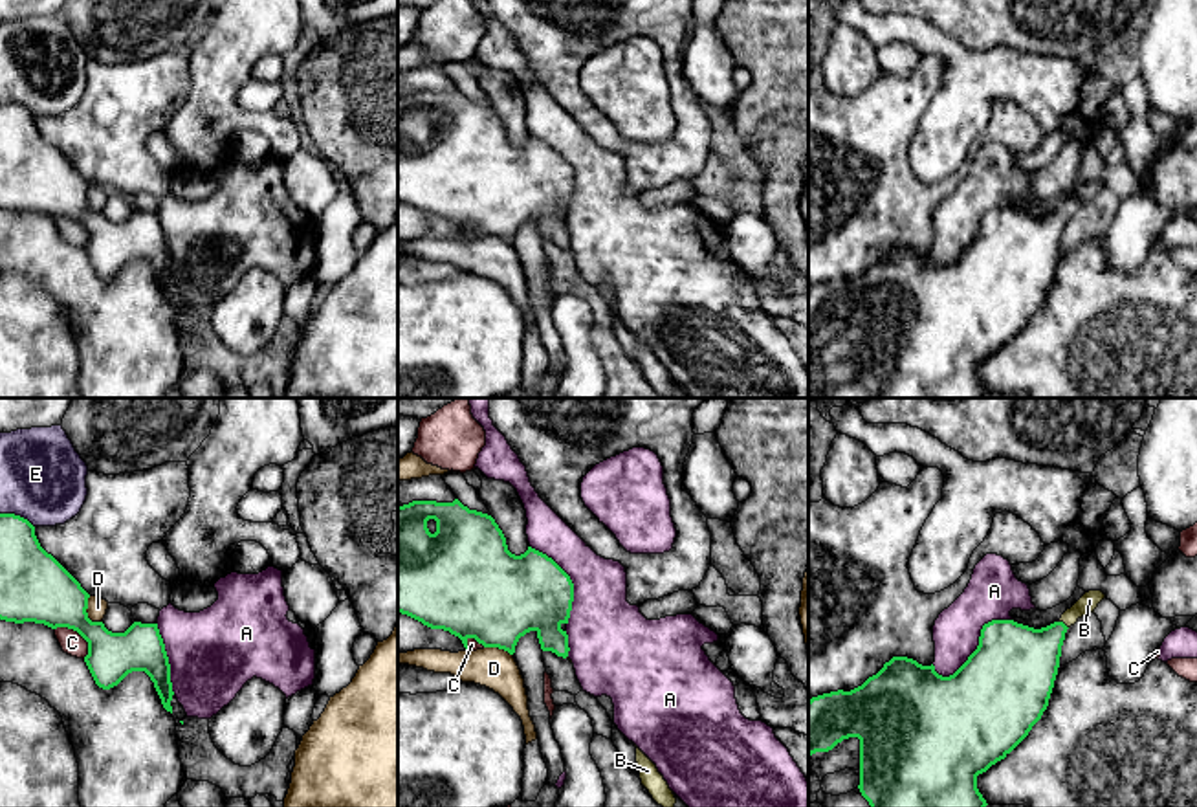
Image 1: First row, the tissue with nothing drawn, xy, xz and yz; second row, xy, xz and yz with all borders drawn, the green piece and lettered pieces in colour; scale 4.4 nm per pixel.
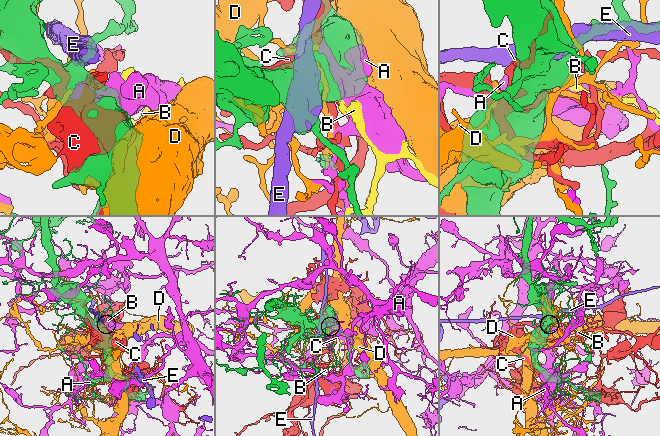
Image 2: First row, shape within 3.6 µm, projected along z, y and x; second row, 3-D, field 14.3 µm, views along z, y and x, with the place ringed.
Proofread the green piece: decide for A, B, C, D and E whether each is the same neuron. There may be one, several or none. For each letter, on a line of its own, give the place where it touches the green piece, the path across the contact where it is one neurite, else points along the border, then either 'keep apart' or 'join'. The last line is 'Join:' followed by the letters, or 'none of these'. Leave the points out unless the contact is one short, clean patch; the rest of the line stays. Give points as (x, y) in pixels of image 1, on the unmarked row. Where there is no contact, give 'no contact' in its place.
A: meets green in yz at (979, 233); keep apart
B: meets green in yz at (1064, 213); runs through yz (1021, 252), (1064, 213), (1089, 189); join
C: meets green in xy at (77, 221); keep apart
D: meets green in xy at (87, 202); keep apart
E: meets green in xy at (17, 105); keep apart
Join: B

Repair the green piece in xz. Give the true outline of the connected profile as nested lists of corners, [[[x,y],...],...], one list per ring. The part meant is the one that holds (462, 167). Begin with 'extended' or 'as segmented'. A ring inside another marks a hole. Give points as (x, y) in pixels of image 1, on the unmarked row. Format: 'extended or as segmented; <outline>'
as segmented; [[[458,88],[453,92],[436,92],[436,90],[412,90],[409,94],[398,95],[398,202],[407,204],[431,218],[444,218],[458,226],[467,238],[467,229],[475,227],[484,237],[499,237],[515,242],[515,235],[521,226],[530,220],[537,222],[543,240],[552,240],[557,246],[568,246],[568,224],[561,218],[563,213],[568,213],[570,200],[574,191],[574,172],[570,165],[546,143],[528,136],[521,145],[515,145],[508,139],[506,127],[495,108],[488,103],[469,99]]]

